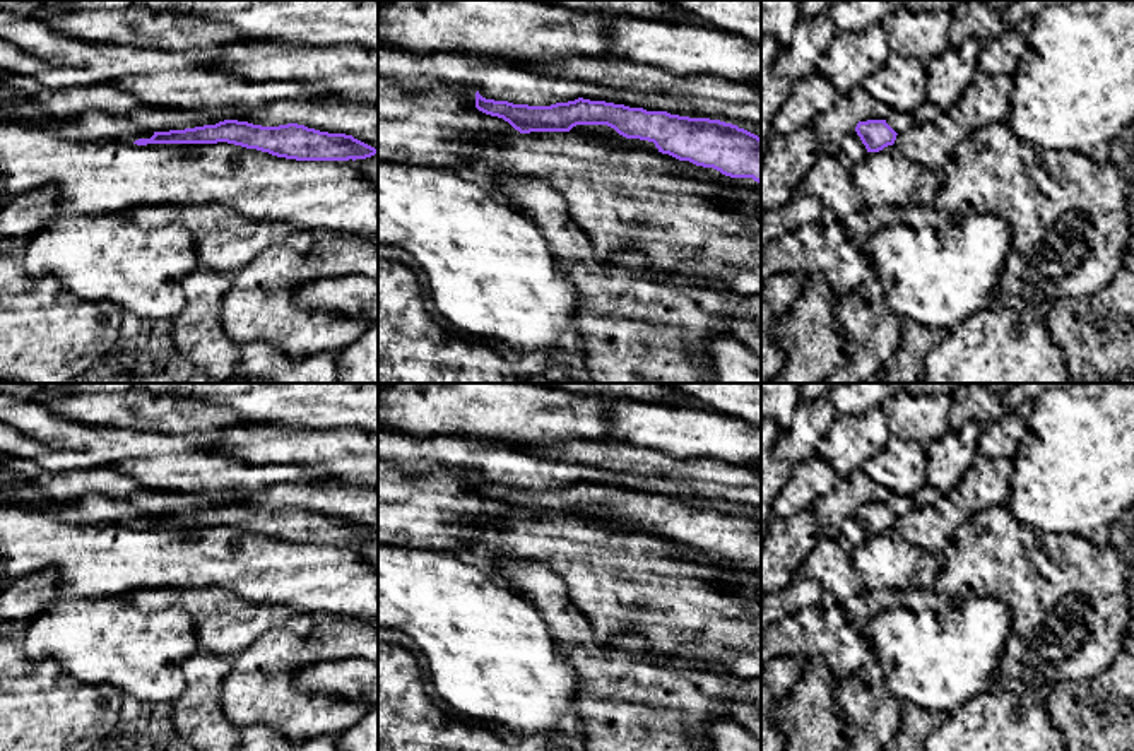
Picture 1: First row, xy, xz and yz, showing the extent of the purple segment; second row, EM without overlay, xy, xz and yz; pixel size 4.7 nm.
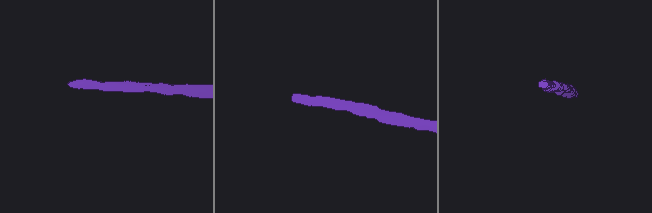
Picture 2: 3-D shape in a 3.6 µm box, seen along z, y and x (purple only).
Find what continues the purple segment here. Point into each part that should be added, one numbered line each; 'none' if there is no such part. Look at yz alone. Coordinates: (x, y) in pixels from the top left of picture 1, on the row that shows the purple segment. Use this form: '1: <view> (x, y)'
1: yz (900, 122)

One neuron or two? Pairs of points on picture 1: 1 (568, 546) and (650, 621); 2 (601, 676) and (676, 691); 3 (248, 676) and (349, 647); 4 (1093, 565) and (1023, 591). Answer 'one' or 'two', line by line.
1: one
2: one
3: one
4: one

